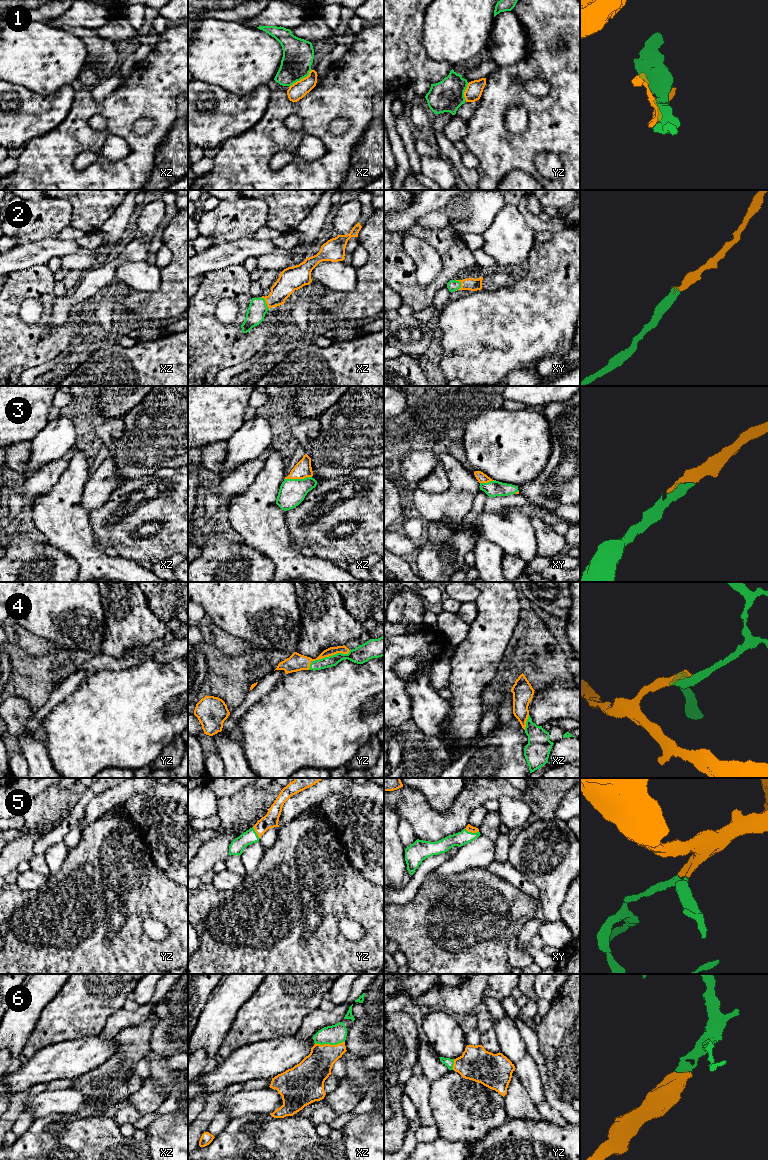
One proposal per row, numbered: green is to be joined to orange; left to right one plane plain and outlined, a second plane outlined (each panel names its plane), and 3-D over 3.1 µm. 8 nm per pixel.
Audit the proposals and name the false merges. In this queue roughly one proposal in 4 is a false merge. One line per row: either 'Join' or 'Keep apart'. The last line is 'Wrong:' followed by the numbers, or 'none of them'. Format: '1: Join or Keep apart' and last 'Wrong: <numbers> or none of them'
1: Keep apart
2: Join
3: Join
4: Join
5: Join
6: Join
Wrong: 1

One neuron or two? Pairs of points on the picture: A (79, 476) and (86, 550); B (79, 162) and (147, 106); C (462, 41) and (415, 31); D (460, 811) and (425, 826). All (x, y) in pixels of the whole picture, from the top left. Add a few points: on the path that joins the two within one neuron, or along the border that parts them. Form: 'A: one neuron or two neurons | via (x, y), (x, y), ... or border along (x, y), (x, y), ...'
A: one neuron | via (69, 494), (70, 532)
B: two neurons | border along (97, 155), (92, 151), (83, 151), (72, 164)
C: two neurons | border along (425, 10), (423, 46), (429, 56)
D: one neuron | via (451, 820), (447, 824), (434, 825)

